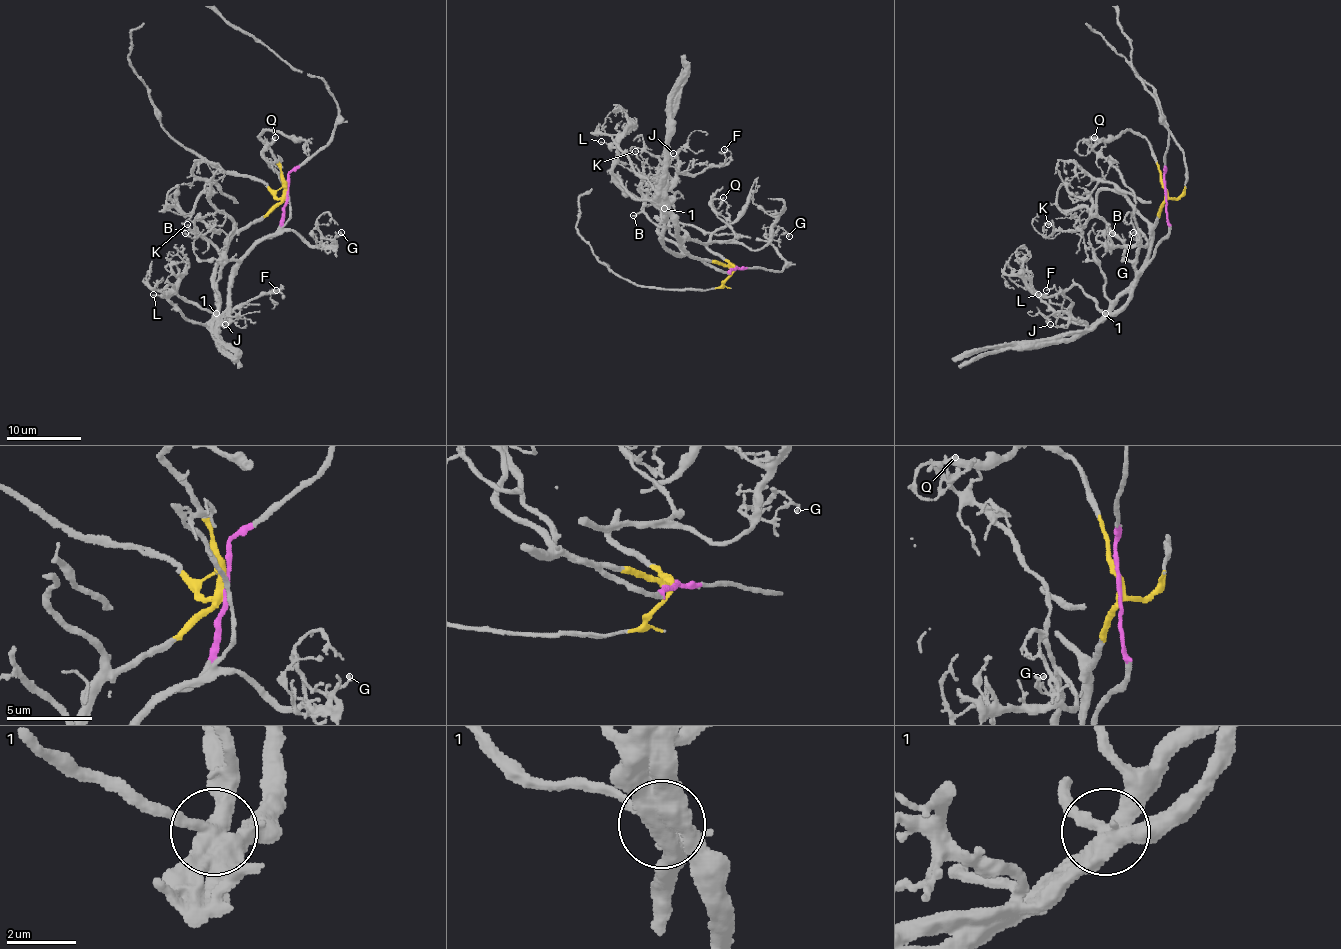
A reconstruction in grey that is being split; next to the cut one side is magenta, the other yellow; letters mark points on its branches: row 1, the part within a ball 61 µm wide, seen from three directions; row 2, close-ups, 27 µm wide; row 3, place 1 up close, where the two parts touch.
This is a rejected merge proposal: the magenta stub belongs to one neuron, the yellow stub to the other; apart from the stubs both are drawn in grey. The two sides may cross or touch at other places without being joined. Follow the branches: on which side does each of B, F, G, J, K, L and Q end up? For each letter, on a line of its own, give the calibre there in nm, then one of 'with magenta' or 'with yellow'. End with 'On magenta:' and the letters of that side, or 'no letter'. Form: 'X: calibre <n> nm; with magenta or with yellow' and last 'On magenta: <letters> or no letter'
B: calibre 150 nm; with magenta
F: calibre 160 nm; with magenta
G: calibre 120 nm; with magenta
J: calibre 130 nm; with magenta
K: calibre 160 nm; with magenta
L: calibre 130 nm; with magenta
Q: calibre 200 nm; with magenta
On magenta: B, F, G, J, K, L, Q

